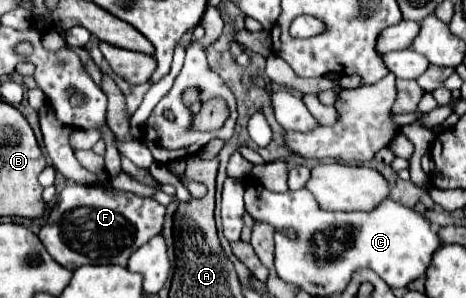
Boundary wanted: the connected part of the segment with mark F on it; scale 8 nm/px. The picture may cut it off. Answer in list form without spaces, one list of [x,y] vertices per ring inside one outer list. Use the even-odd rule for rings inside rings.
[[[68,184],[54,208],[46,226],[40,230],[40,240],[48,254],[58,260],[76,260],[86,264],[120,264],[126,266],[134,250],[162,232],[166,206],[154,198],[136,196],[124,190],[104,190],[102,186]]]

